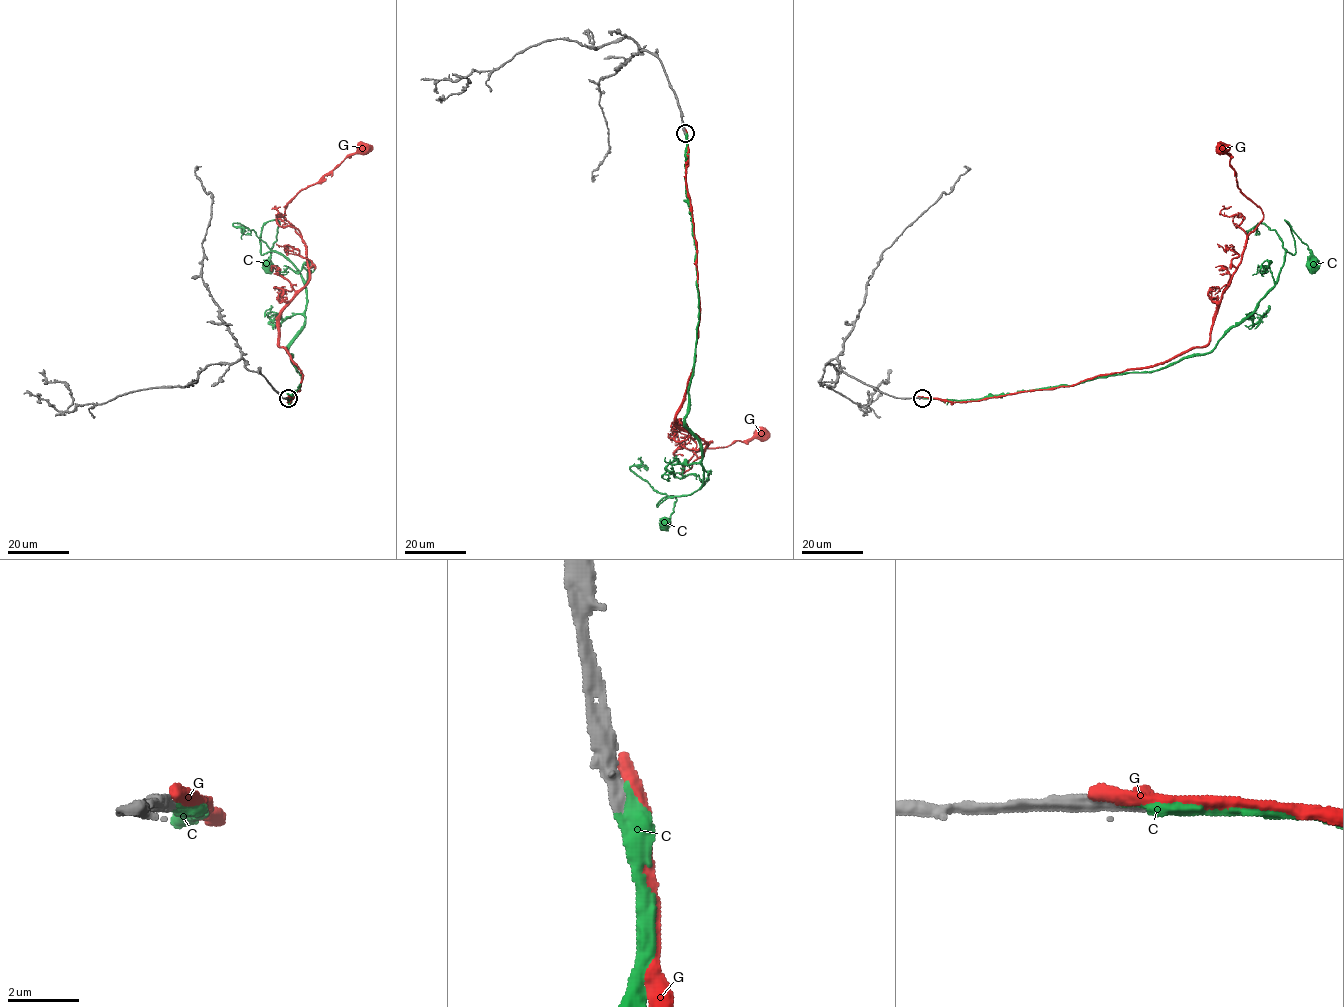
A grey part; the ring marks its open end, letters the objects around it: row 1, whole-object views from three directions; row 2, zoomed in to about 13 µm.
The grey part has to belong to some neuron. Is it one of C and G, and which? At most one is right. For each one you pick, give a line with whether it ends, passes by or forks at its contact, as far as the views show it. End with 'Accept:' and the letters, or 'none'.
C: it ends there
Accept: C

